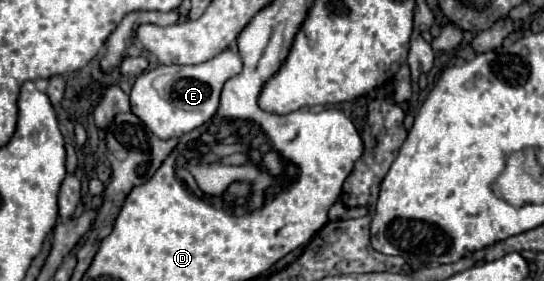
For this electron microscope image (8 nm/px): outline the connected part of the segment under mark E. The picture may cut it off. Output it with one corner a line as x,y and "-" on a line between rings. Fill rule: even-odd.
225,49
223,53
219,53
217,57
199,63
199,65
159,65
153,71
145,71
141,73
135,83
133,89
129,93
129,101
131,101
131,111
147,125
147,129
157,135
159,139
171,139
171,137
181,137
187,131
203,125
205,121
209,121
215,111
219,109
219,95
221,95
221,87
223,83
237,75
243,69
241,57
239,53
233,53
231,49
-
157,77
165,77
165,81
169,83
169,77
175,85
167,87
167,89
155,89
155,79

